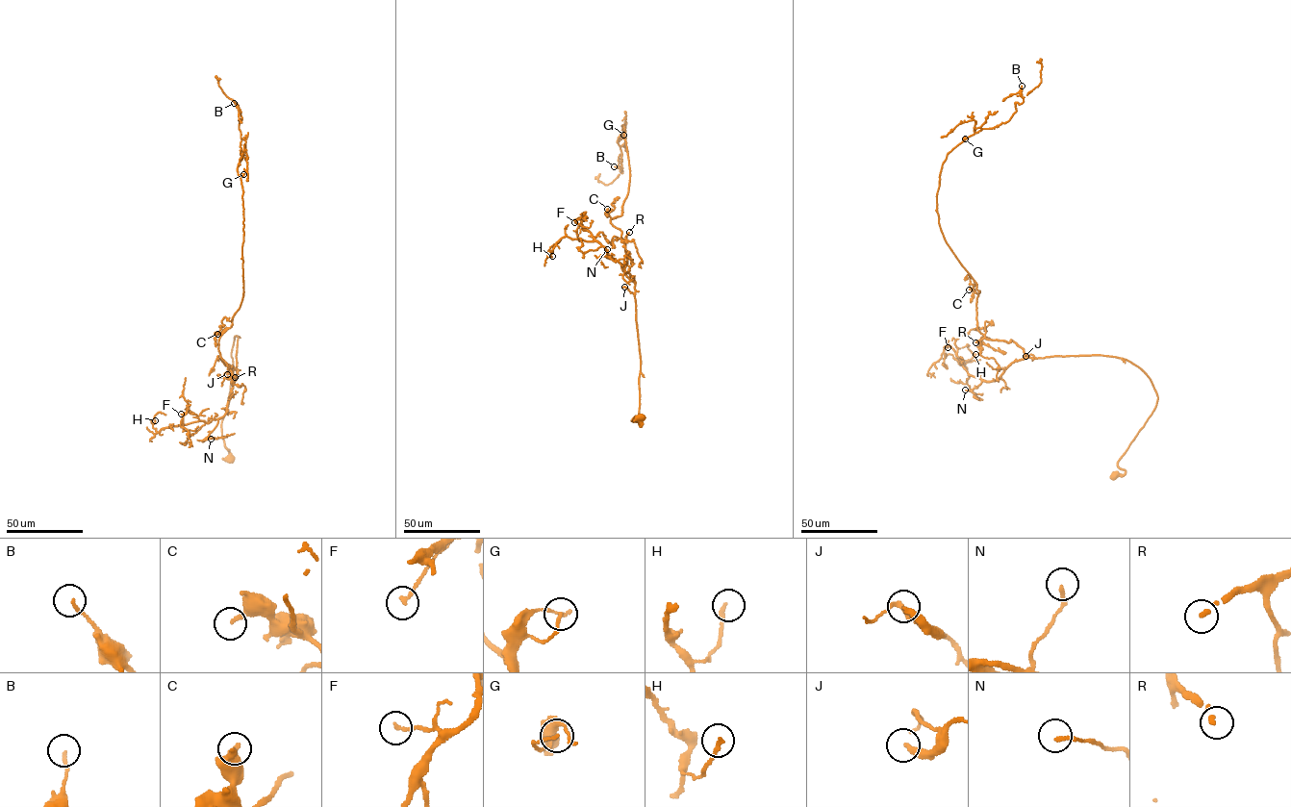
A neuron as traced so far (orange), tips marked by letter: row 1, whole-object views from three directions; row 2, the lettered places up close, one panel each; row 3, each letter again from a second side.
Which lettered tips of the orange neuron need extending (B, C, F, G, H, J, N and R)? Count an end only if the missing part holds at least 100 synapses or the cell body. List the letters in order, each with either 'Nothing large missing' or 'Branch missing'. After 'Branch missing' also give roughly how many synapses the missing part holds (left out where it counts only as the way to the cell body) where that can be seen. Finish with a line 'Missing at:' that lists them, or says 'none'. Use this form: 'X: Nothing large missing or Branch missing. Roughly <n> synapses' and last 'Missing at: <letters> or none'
B: Nothing large missing
C: Nothing large missing
F: Nothing large missing
G: Nothing large missing
H: Nothing large missing
J: Nothing large missing
N: Nothing large missing
R: Branch missing. Roughly 300 synapses
Missing at: R

